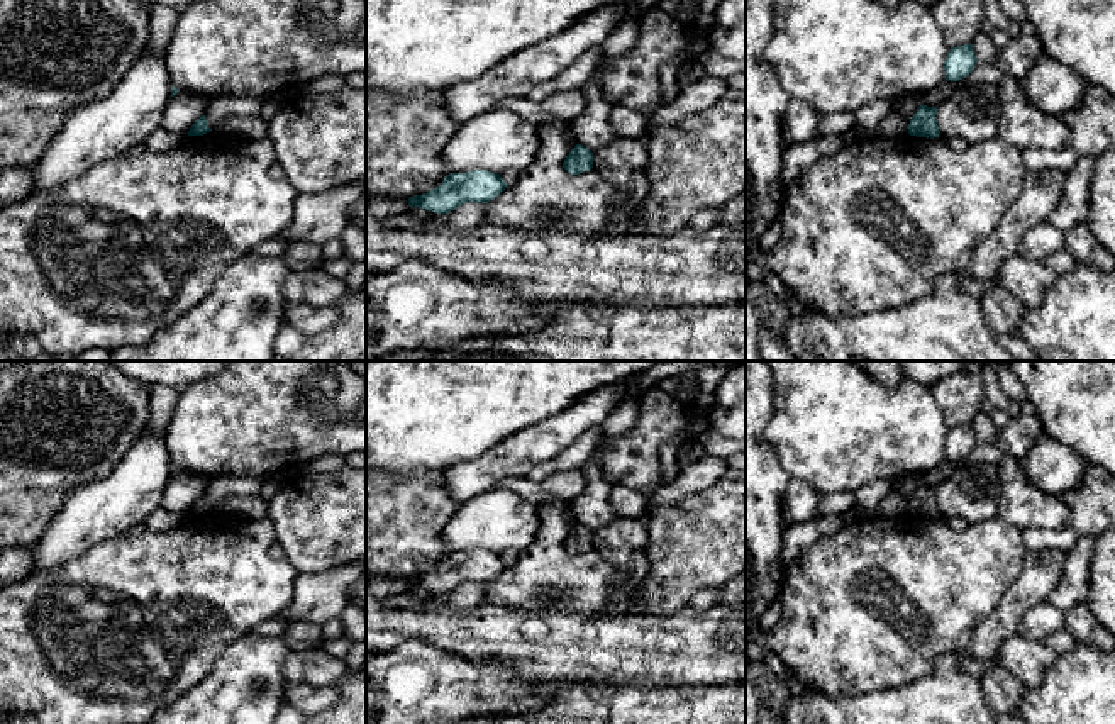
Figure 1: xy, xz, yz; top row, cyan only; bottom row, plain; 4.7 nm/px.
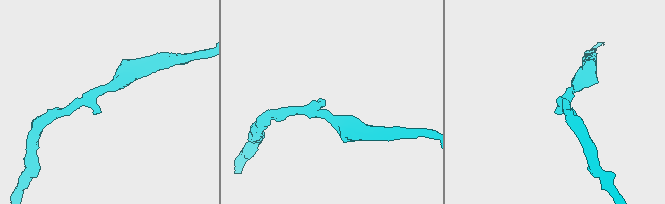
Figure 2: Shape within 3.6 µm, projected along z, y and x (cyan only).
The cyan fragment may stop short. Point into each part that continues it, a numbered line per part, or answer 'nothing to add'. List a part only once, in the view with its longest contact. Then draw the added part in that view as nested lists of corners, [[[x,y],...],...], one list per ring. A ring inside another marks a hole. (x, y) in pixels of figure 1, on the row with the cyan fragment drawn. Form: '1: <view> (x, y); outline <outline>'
nothing to add

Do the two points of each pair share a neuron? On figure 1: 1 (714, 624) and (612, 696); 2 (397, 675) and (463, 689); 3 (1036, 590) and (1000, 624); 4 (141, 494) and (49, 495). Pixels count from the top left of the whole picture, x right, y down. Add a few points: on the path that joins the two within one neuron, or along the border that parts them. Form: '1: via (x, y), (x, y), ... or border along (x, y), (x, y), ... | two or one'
1: border along (592, 682), (653, 682), (671, 685) | two
2: via (414, 685), (446, 689) | one
3: via (1027, 597), (1009, 616) | one
4: border along (105, 477), (82, 485), (48, 529) | two

